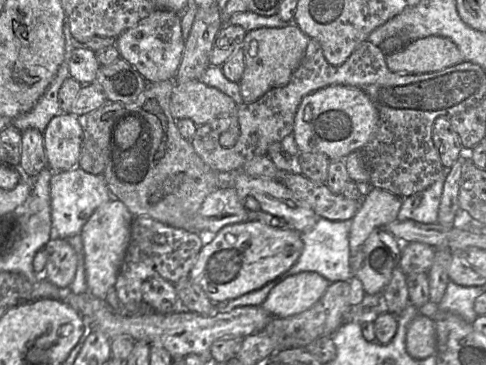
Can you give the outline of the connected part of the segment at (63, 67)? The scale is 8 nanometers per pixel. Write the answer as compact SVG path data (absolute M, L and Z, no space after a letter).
M67 20L64 24L63 32L65 38L64 61L60 65L54 79L30 111L12 120L11 126L14 126L21 132L32 128L44 133L51 119L60 113L58 92L64 80L70 76L68 63L73 50L76 48L73 44L73 37Z

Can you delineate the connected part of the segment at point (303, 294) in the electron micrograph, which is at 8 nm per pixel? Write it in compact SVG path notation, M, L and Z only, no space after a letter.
M302 272L279 282L261 307L274 318L286 318L311 308L330 282L316 272Z

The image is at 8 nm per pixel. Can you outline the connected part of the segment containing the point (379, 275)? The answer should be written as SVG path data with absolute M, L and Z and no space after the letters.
M386 228L374 229L359 252L352 258L352 276L359 278L366 295L382 294L389 284L394 269L399 266L402 244Z

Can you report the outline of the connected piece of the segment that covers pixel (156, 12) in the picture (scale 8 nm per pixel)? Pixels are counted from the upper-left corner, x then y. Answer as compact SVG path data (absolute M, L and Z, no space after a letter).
M156 8L135 27L126 30L115 39L115 46L120 57L133 66L147 83L175 78L185 44L180 18L181 15L170 10Z

